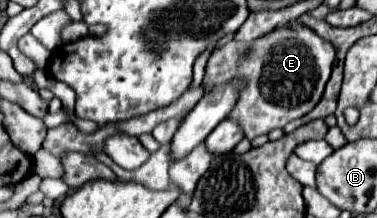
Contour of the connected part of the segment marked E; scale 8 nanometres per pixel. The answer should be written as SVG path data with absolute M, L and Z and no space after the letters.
M293 20L257 38L255 42L231 40L225 46L217 48L207 62L201 86L205 94L209 94L223 82L231 82L235 78L245 80L245 88L239 92L237 104L229 112L229 118L233 118L241 126L245 138L253 140L255 136L267 134L273 128L283 128L287 122L301 118L303 114L313 110L321 100L325 84L331 76L333 60L333 46L321 36L313 34L313 30L309 30L305 24Z

